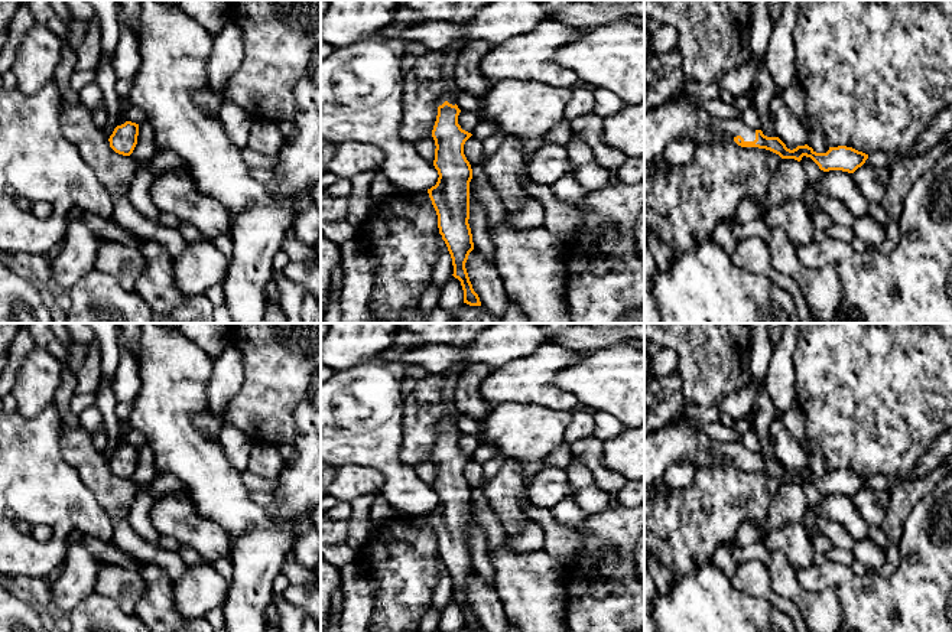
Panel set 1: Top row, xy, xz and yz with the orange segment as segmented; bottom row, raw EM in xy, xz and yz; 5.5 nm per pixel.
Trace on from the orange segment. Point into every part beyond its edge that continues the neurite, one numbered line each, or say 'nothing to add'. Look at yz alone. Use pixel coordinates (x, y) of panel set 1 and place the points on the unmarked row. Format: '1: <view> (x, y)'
1: yz (684, 442)

